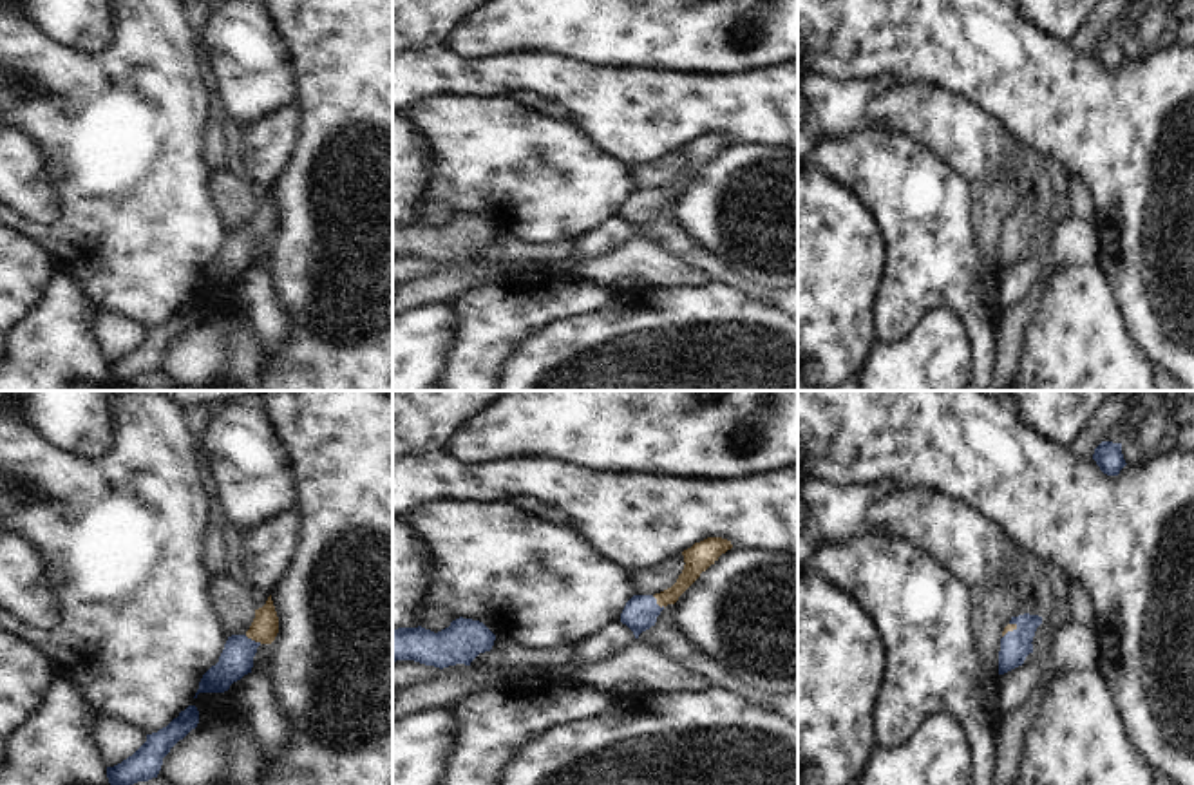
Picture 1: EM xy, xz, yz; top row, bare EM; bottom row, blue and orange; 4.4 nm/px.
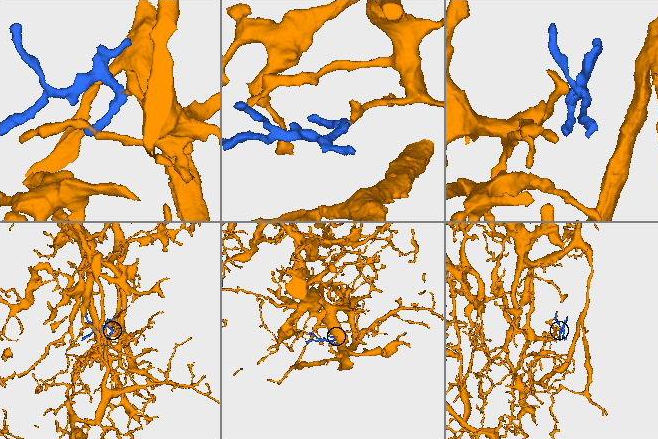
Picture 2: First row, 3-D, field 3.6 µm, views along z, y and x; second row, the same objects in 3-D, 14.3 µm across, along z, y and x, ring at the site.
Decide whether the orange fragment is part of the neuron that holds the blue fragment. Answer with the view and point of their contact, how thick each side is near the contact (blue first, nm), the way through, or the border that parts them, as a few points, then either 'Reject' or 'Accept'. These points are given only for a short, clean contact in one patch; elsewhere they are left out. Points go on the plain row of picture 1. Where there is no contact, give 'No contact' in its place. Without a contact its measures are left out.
Touches blue at xy (254, 236). Thickness 150 nm (blue) against 120 nm. Path across: xy (236, 255), (254, 236), (265, 221). Accept

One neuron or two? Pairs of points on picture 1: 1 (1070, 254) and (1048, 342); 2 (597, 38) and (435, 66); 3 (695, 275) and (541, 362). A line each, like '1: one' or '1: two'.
1: two
2: two
3: two

